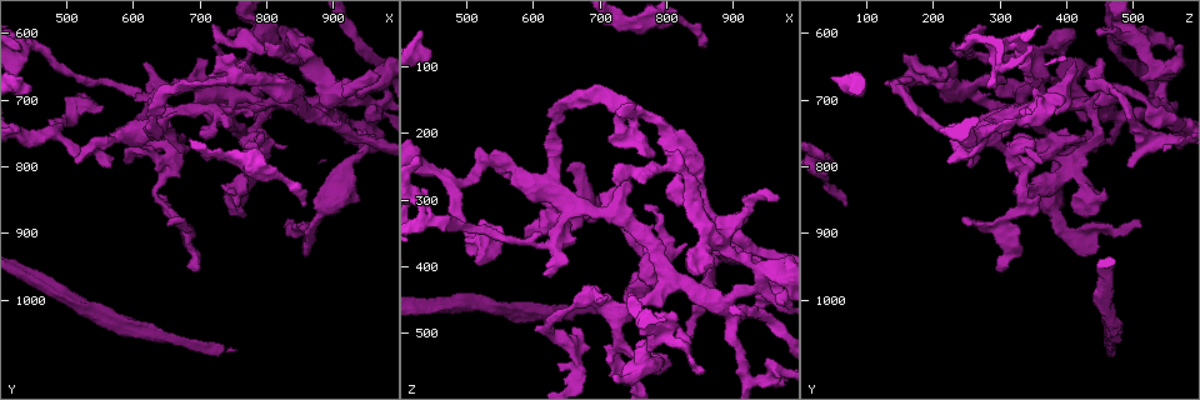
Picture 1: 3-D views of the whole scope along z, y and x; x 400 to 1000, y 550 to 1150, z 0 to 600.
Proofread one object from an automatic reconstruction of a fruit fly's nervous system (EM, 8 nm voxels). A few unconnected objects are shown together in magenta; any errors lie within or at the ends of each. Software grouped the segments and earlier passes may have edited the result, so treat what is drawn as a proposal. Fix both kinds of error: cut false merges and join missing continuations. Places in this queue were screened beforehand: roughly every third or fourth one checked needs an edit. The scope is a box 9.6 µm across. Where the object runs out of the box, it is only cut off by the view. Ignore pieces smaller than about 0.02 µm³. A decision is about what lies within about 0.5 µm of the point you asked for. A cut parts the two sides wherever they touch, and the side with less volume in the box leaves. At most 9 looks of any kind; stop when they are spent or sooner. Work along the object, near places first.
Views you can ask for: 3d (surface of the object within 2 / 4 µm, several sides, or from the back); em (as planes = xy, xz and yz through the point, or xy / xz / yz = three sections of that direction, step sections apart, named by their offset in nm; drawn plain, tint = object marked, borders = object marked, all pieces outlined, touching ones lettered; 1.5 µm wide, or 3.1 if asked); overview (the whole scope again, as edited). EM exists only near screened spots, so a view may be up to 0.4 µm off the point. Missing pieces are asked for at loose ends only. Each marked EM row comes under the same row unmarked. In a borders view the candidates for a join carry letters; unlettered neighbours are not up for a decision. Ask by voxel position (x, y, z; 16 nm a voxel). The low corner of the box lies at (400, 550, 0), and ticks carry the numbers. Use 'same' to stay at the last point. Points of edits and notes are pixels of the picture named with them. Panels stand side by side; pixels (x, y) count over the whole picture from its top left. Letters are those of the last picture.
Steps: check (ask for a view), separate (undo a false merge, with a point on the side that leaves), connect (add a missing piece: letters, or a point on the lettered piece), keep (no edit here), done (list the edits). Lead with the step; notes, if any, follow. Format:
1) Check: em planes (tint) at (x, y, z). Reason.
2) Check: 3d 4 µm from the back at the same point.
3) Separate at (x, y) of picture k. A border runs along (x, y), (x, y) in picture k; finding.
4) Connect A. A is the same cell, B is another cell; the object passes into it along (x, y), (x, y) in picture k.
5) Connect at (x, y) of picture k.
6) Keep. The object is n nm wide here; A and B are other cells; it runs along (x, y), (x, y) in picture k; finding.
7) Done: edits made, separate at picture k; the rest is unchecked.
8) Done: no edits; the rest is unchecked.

Check: em planes (borders) at (880, 880, 380). Sharp bend.

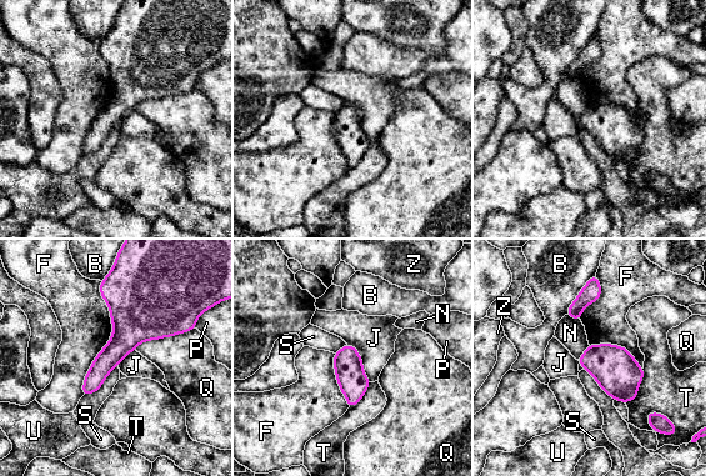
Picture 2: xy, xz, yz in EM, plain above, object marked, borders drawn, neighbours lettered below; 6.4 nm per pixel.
Keep. B, F, J, N, P, Q, S, T, U and Z are other cells; a border runs along (346, 342), (357, 352), (370, 381) in picture 2; continuous, no second neuron.

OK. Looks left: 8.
Check: 3d 4 µm at (935, 760, 460). Narrows sharply.

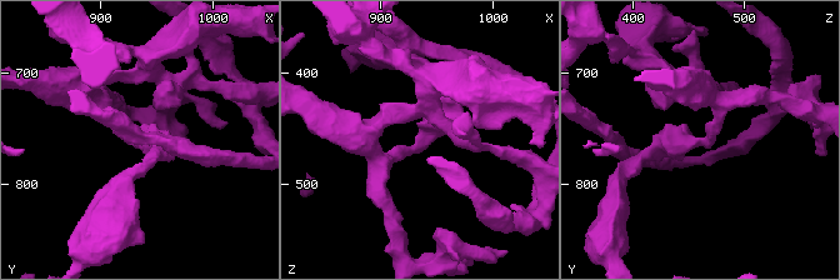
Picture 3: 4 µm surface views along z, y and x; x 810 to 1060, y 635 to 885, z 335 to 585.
Check: em planes (tint) at (934, 764, 458). The arms are 190, 260 nm wide; now the EM.

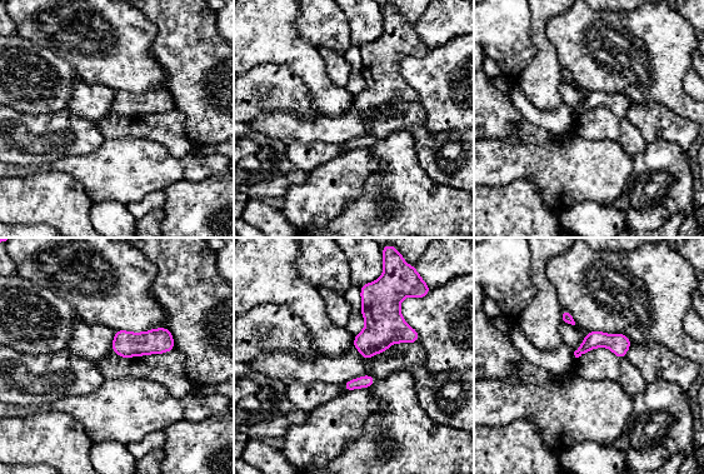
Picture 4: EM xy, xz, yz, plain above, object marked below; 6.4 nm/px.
Check: em planes (borders) at the same point. See the neighbours.

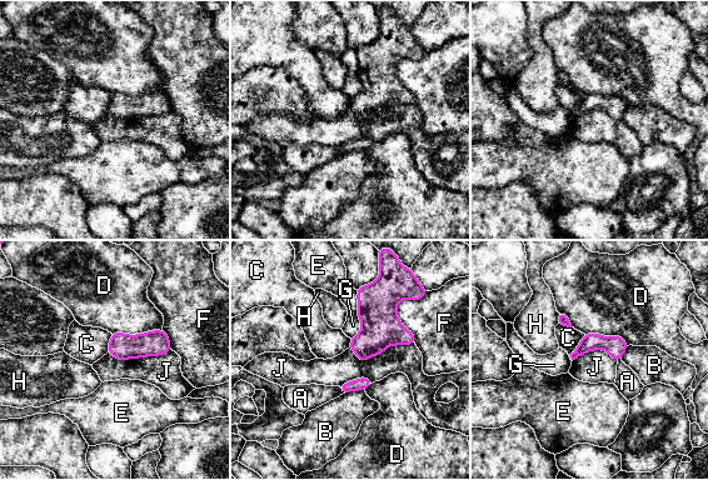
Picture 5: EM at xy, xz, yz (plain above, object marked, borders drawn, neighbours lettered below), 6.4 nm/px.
Keep. The object is 130 nm wide here; the longest contact is with J, 420 nm; A, B, C, D, E, F, G, H and J are other cells; continuous, no second neuron.

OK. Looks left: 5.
Check: em planes (tint) at (860, 855, 70). Branch stops here.

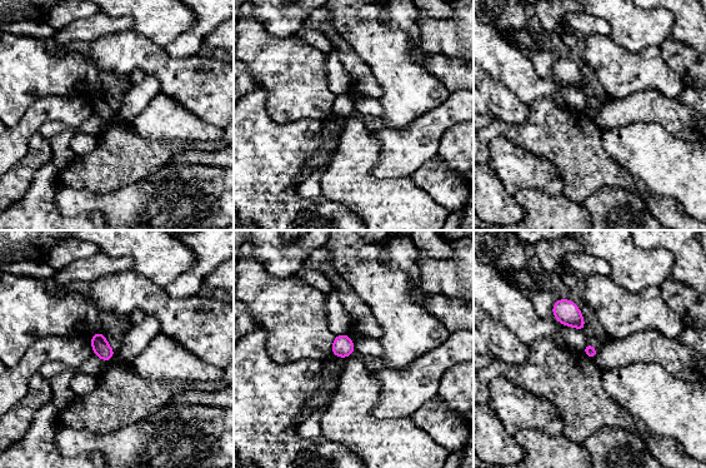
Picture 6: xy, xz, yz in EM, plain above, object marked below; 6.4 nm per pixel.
Check: em planes (borders) at the same point. See the neighbours.

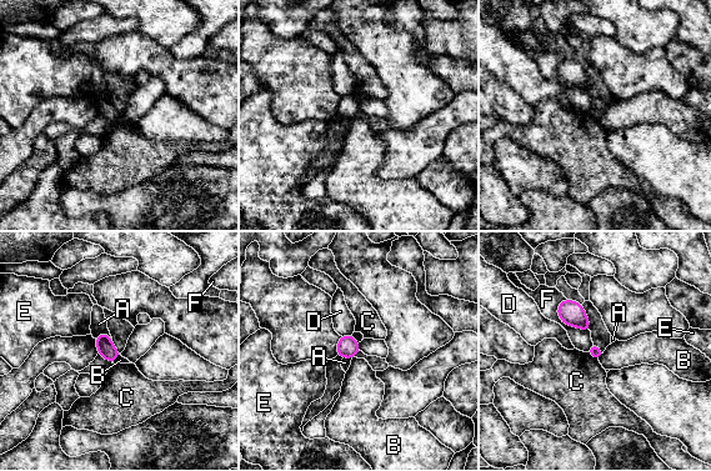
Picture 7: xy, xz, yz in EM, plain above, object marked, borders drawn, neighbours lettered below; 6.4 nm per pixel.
Keep. A, B, C, D, E and F are other cells; a border runs along (604, 352), (599, 360) in picture 7; none of them fits.

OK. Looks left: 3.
Check: em xy step 8 (tint) at (715, 670, 215).

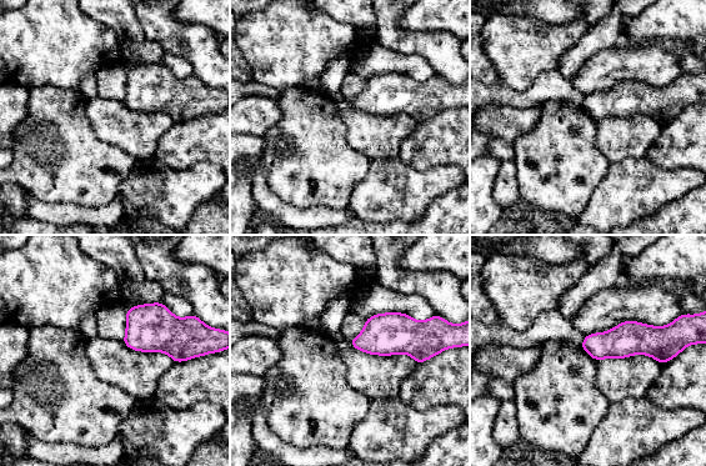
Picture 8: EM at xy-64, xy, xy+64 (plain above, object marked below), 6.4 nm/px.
Check: em planes (borders) at the same point.

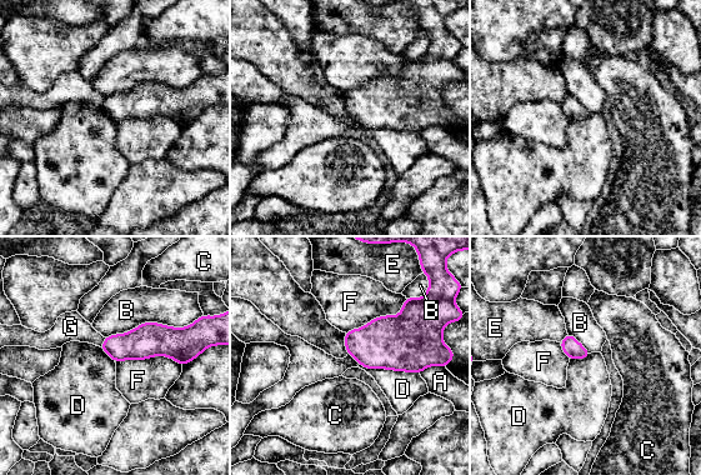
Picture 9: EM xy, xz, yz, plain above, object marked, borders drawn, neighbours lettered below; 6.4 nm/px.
Keep. The object is 120 nm wide here; A, B, C, D, E, F and G are other cells; a border runs along (360, 364), (419, 374) in picture 9; no lettered piece goes on from it.

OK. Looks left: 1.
Done: no edits; the rest is unchecked.

